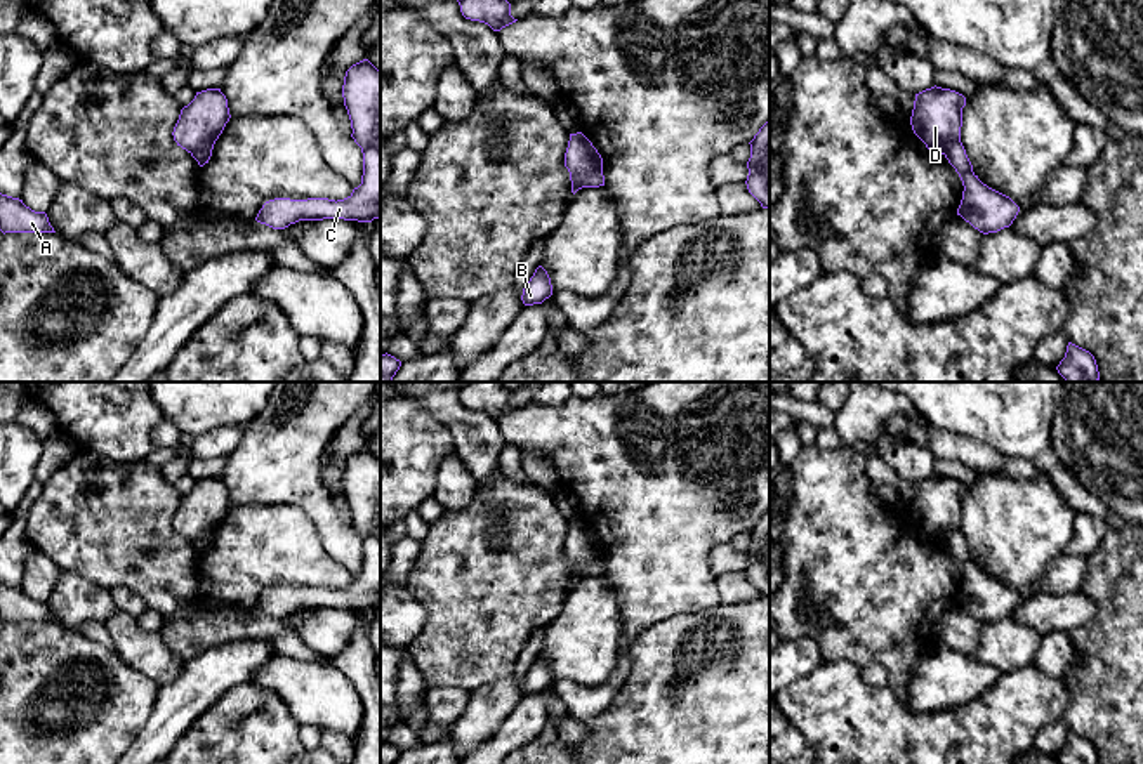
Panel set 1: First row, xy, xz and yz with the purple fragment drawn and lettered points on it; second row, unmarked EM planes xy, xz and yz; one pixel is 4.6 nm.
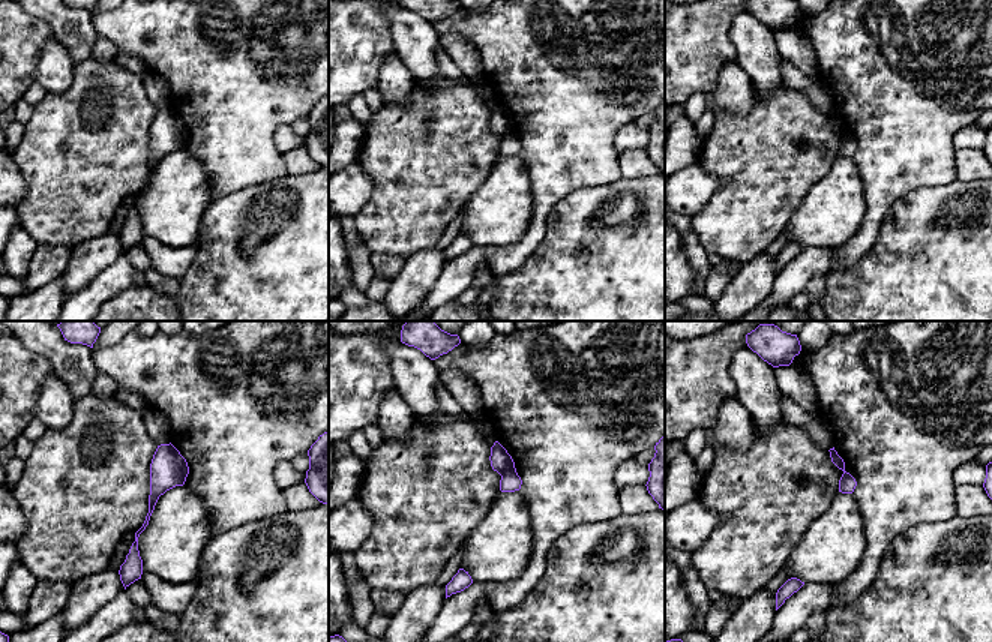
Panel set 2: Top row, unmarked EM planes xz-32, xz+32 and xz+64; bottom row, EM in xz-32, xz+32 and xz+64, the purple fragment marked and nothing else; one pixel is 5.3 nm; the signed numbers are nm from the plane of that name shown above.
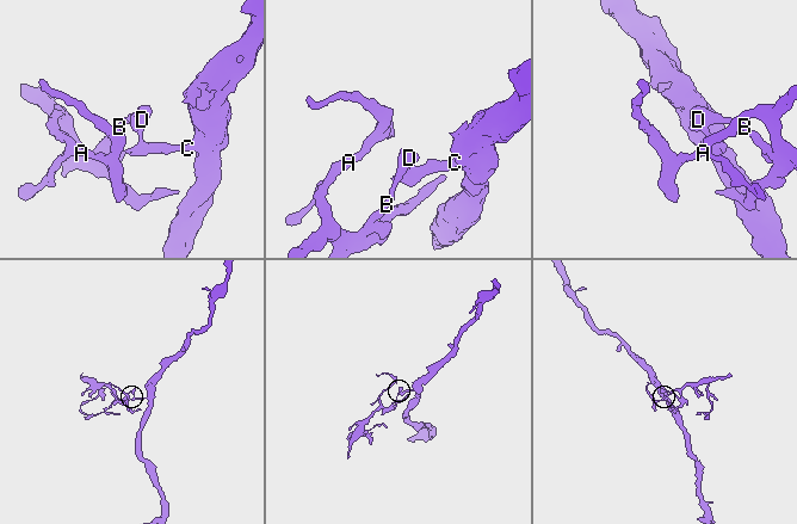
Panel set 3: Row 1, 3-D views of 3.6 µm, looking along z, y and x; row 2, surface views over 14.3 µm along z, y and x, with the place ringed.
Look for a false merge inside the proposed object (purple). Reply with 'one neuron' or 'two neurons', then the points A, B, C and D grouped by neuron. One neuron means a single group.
two neurons; groups A B D / C

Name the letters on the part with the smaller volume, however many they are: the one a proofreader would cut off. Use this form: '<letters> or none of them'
A, B, D

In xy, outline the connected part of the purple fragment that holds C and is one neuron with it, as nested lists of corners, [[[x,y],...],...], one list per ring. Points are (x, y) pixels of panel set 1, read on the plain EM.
[[[368,448],[353,453],[344,465],[344,495],[351,526],[363,542],[361,573],[344,589],[274,587],[262,594],[255,609],[285,618],[299,609],[344,608],[372,611],[380,606],[380,458]]]

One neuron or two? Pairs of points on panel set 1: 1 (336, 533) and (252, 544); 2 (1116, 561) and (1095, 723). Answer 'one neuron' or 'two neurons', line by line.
1: two neurons
2: one neuron

